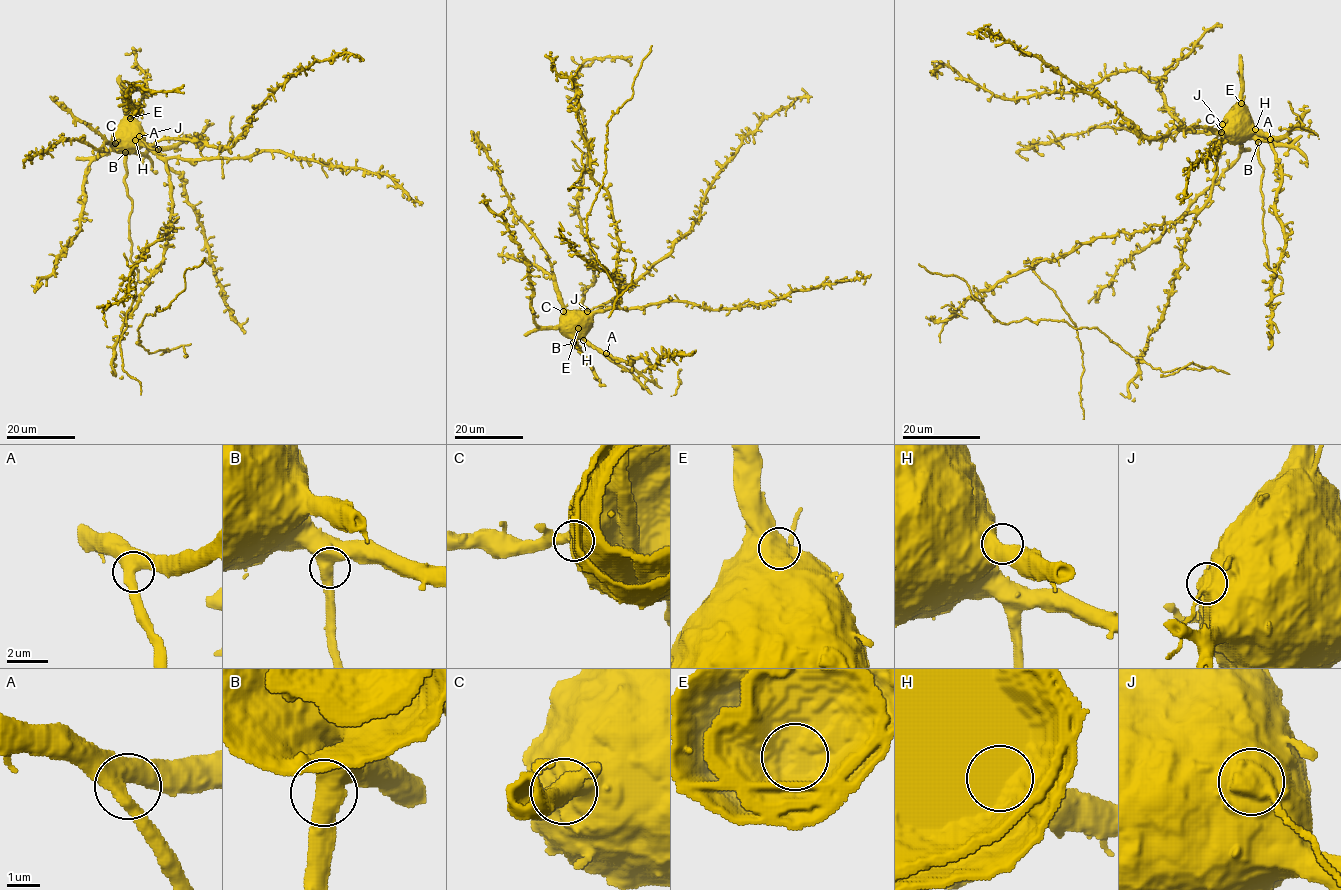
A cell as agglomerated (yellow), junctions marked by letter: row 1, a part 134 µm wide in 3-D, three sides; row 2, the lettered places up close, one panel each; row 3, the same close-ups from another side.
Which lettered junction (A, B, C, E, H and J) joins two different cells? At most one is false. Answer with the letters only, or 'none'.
J

